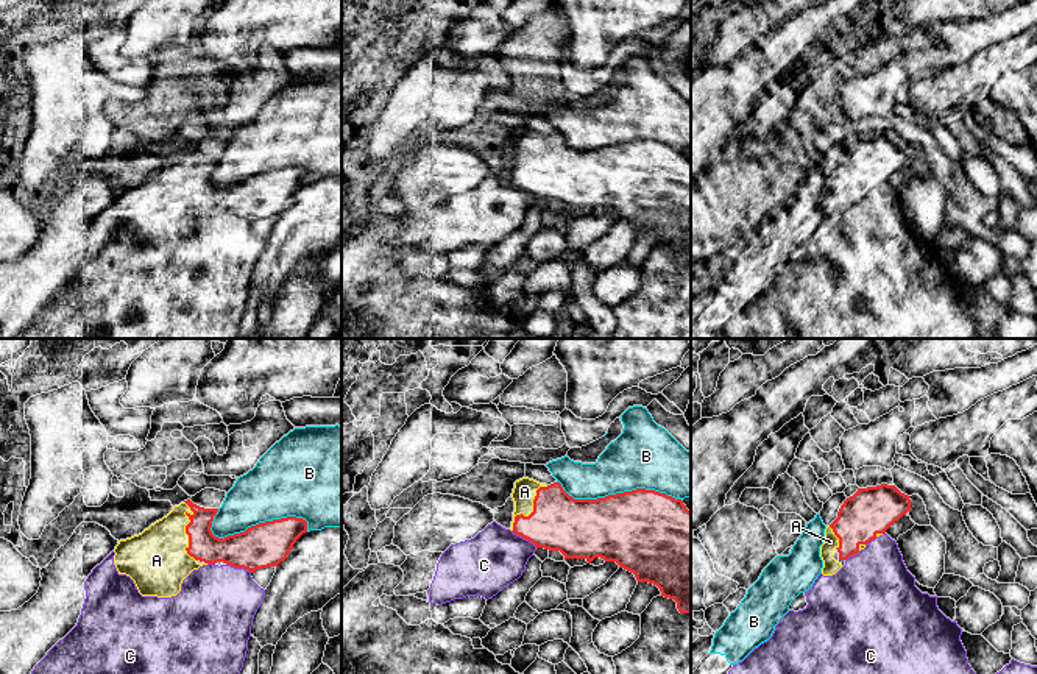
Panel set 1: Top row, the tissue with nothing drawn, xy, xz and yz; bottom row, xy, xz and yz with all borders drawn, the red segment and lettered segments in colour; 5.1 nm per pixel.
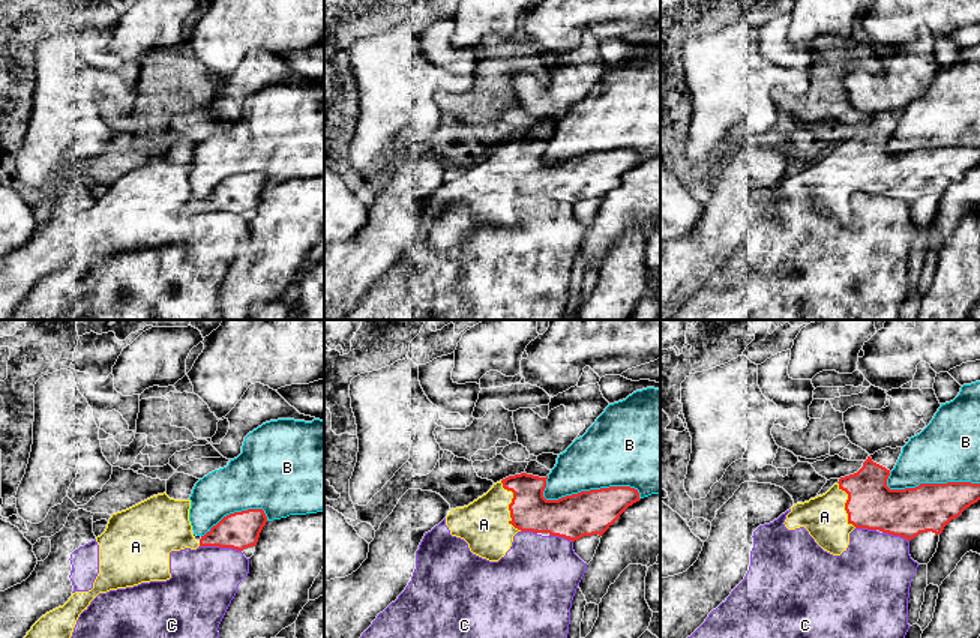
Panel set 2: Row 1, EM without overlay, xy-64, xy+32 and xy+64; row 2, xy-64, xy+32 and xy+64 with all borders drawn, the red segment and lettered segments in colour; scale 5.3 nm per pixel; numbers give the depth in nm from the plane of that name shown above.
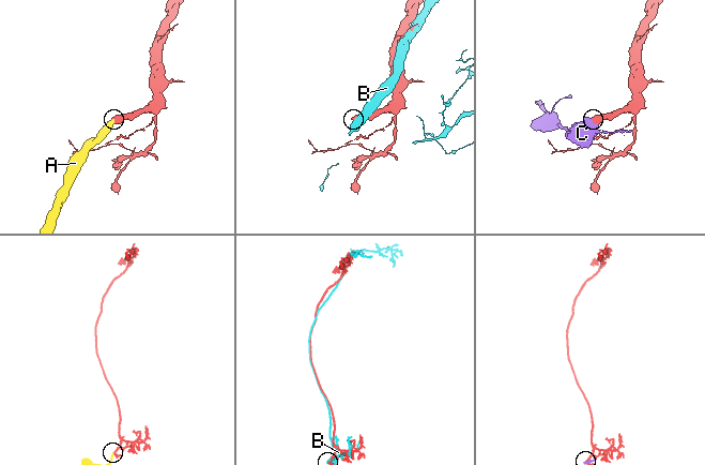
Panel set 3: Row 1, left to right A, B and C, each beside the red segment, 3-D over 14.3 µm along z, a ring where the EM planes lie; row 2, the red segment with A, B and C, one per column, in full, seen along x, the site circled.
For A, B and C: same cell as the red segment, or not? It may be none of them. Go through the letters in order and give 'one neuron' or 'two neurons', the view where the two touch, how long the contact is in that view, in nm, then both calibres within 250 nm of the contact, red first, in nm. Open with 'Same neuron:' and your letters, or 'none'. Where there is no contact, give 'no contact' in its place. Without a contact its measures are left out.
Same neuron: A
A: one neuron | xy | 320 nm | 160/320 nm
B: two neurons | xy | 500 nm | 220/360 nm
C: two neurons | xz | 160 nm | 280/300 nm

